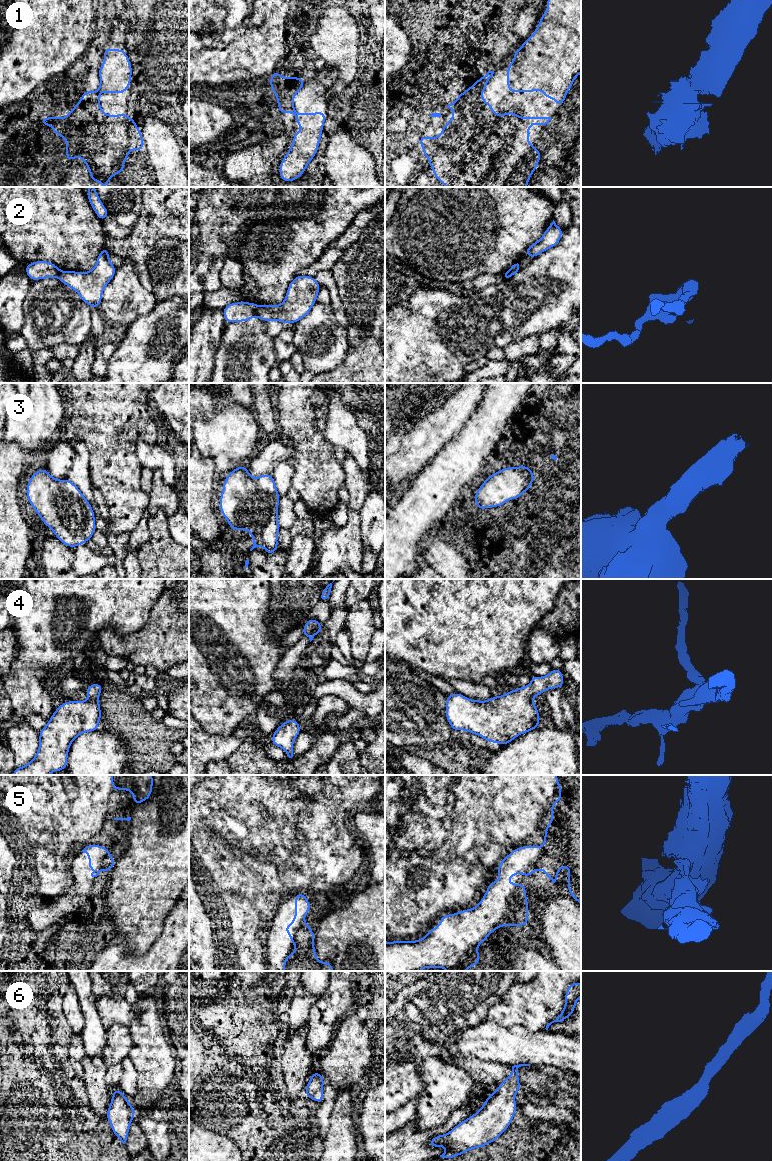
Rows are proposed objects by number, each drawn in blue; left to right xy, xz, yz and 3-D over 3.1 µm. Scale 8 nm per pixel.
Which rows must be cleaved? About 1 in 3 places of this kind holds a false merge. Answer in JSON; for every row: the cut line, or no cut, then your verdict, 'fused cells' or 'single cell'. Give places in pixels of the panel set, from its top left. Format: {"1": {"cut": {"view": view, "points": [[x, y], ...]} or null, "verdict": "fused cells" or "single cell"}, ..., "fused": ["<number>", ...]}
{"1": {"cut": null, "verdict": "single cell"}, "2": {"cut": {"view": "xz", "points": [[256, 305], [255, 315]]}, "verdict": "fused cells"}, "3": {"cut": null, "verdict": "single cell"}, "4": {"cut": null, "verdict": "single cell"}, "5": {"cut": {"view": "yz", "points": [[543, 847], [543, 850], [534, 862], [534, 869]]}, "verdict": "fused cells"}, "6": {"cut": null, "verdict": "single cell"}, "fused": ["2", "5"]}

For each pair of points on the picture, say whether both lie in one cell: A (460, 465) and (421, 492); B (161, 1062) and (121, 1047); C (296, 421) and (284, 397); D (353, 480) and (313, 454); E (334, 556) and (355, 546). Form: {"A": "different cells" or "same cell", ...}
{"A": "same cell", "B": "different cells", "C": "same cell", "D": "different cells", "E": "same cell"}

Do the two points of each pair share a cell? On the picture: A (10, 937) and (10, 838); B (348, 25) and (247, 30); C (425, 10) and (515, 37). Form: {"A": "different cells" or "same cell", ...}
{"A": "same cell", "B": "different cells", "C": "different cells"}

